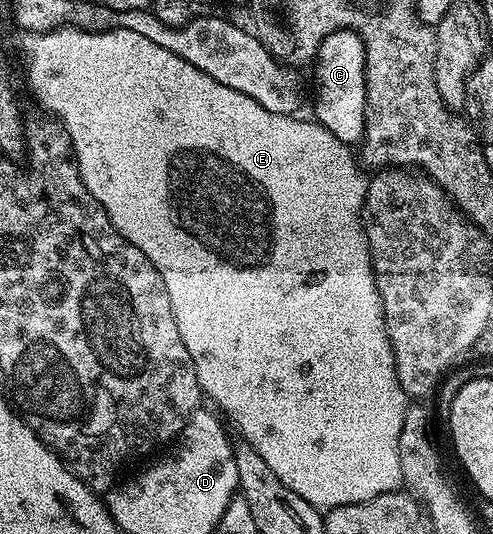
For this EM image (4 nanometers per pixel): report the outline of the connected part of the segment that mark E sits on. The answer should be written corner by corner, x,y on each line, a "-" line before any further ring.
62,26
52,28
50,32
28,35
26,39
23,52
27,55
27,84
36,102
56,116
52,117
71,139
73,159
79,165
89,194
93,194
107,211
115,229
133,242
161,274
165,290
169,290
177,330
181,330
181,342
185,342
185,350
189,350
193,358
202,395
206,399
208,396
216,404
214,407
239,427
243,435
240,437
246,443
259,449
269,470
273,470
293,494
301,494
301,498
314,508
330,510
342,504
371,500
382,492
396,491
403,478
399,469
399,439
409,397
395,373
395,359
363,229
368,177
359,173
360,165
357,160
355,165
352,149
314,119
299,120
298,115
269,114
269,110
253,102
249,94
221,86
221,82
197,70
197,66
189,66
185,58
177,58
173,50
149,42
145,34
124,28
84,30

